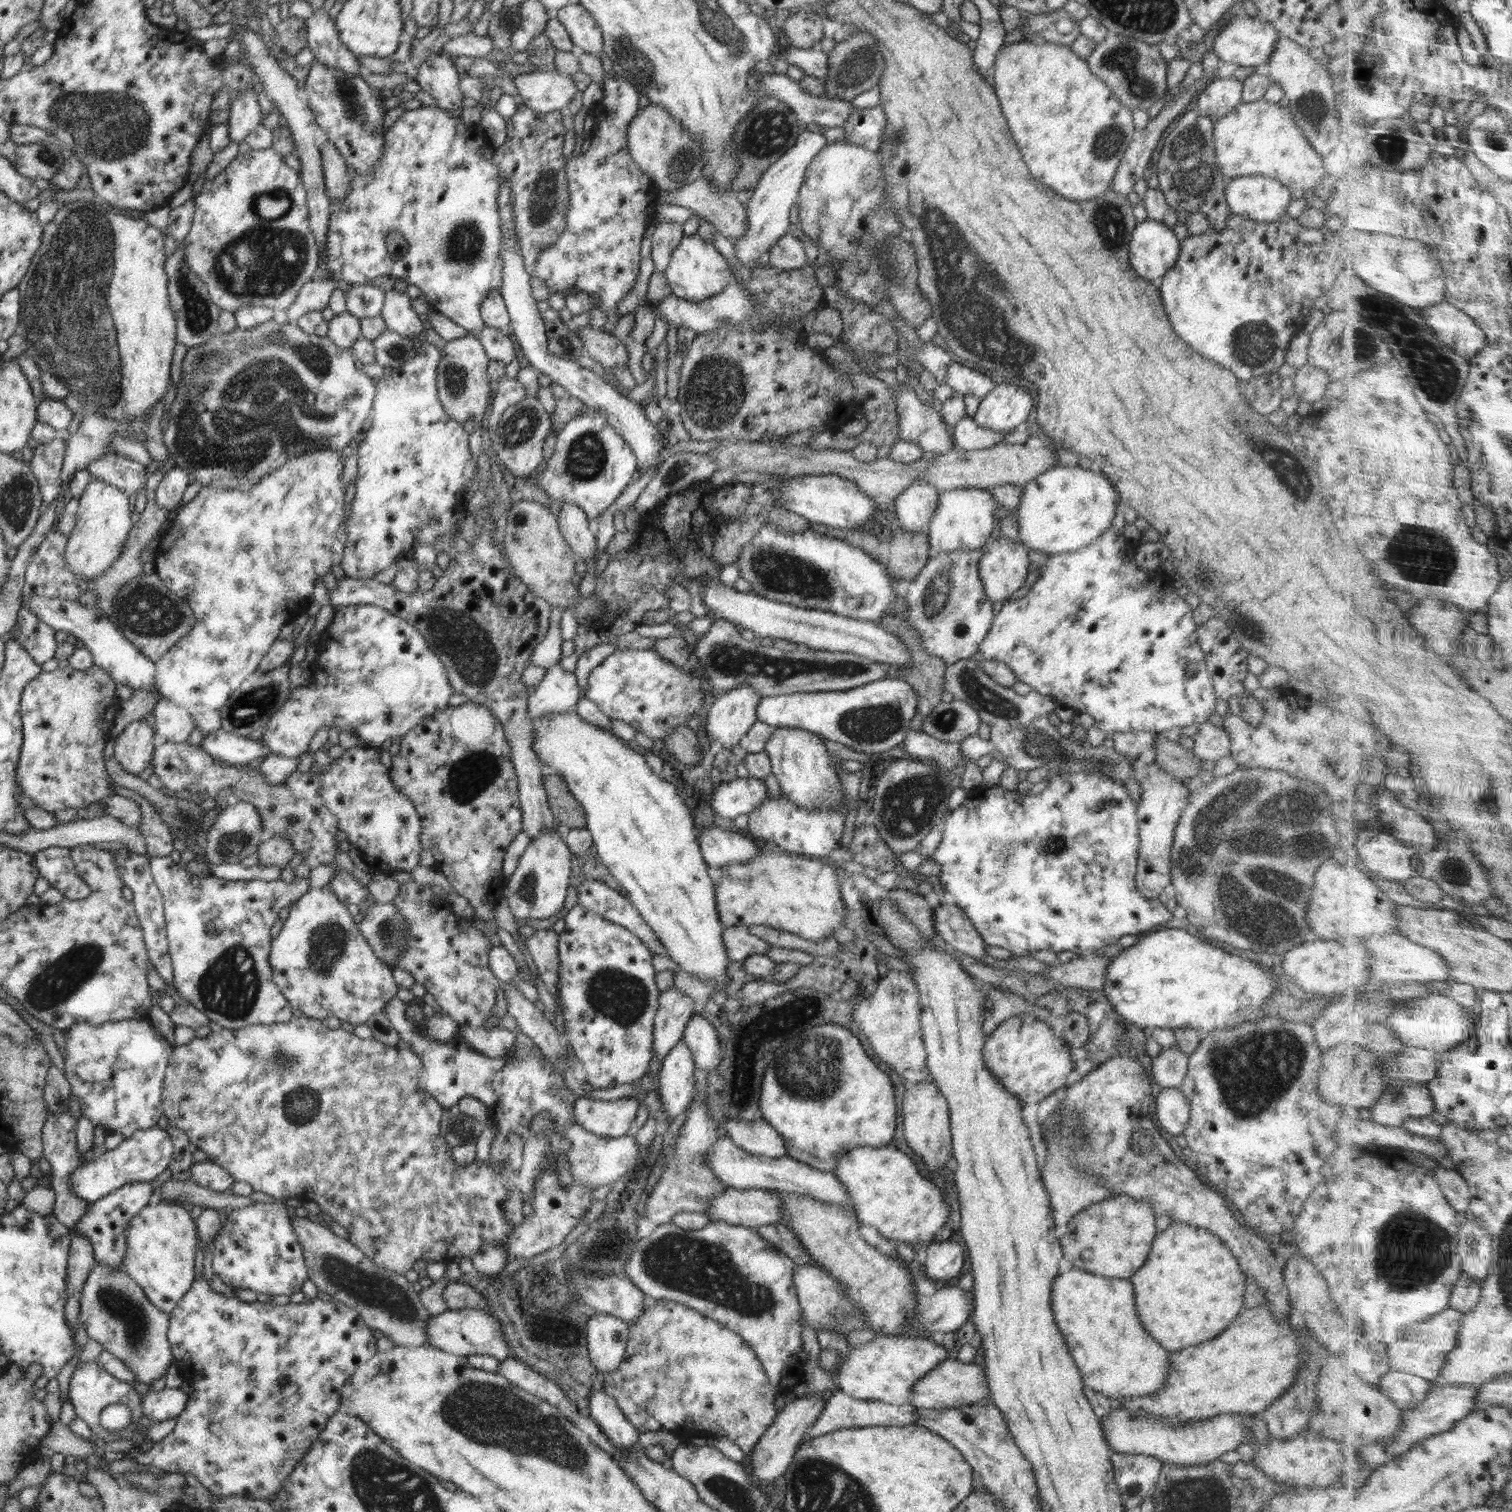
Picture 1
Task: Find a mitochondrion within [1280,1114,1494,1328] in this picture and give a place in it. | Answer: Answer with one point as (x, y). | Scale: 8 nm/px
(1413, 1251)

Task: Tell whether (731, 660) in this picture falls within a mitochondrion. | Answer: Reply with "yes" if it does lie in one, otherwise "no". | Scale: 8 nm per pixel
yes

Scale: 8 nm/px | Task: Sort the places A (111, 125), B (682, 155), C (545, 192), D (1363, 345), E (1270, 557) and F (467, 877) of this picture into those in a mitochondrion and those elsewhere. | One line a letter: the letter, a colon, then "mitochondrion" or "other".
A: mitochondrion
B: mitochondrion
C: mitochondrion
D: mitochondrion
E: other
F: other

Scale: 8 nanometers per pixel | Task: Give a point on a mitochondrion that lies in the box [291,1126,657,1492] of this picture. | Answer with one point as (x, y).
(489, 1414)

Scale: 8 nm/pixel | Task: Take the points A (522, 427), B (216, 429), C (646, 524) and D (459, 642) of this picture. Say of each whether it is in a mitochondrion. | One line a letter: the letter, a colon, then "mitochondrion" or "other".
A: mitochondrion
B: mitochondrion
C: other
D: mitochondrion

